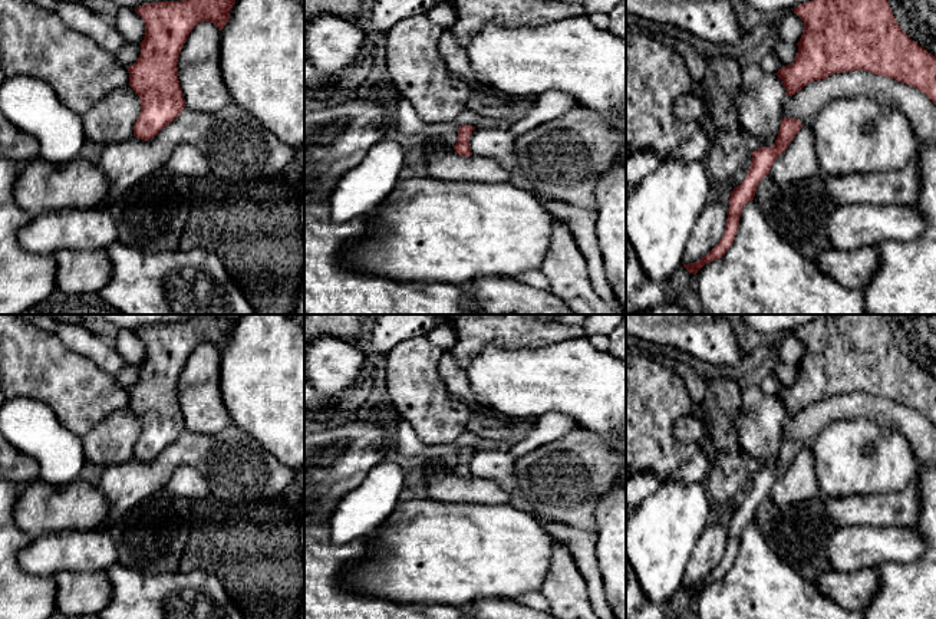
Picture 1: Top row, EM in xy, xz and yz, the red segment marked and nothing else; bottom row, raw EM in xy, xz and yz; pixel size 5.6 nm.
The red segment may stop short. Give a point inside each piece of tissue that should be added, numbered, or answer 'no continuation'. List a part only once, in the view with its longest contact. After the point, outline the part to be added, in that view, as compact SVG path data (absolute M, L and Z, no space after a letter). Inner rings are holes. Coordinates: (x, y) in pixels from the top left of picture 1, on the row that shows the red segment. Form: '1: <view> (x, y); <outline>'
no continuation

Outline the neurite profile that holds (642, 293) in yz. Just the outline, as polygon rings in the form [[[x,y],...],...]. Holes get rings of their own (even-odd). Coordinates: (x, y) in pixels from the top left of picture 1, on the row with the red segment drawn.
[[[626,234],[626,315],[650,309],[665,302],[678,302],[692,286],[696,276],[680,266],[665,286],[652,281],[639,264],[633,246]]]

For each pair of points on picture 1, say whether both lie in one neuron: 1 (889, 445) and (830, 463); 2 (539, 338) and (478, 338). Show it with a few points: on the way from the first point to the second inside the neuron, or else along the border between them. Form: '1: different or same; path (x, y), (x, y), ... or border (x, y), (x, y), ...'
1: same; path (874, 460), (849, 460), (844, 463)
2: same; path (524, 333), (493, 333)

